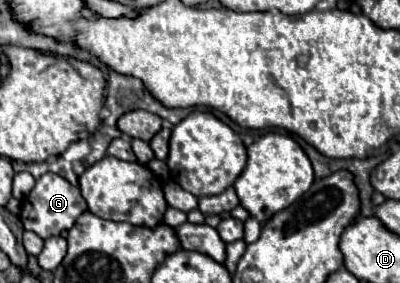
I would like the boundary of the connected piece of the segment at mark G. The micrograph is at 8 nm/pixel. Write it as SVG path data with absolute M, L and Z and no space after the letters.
M45 173L37 179L33 191L27 197L27 207L21 209L21 223L27 231L37 233L41 239L69 231L75 225L75 219L87 211L87 201L83 199L79 187L73 187L67 179L57 173Z

